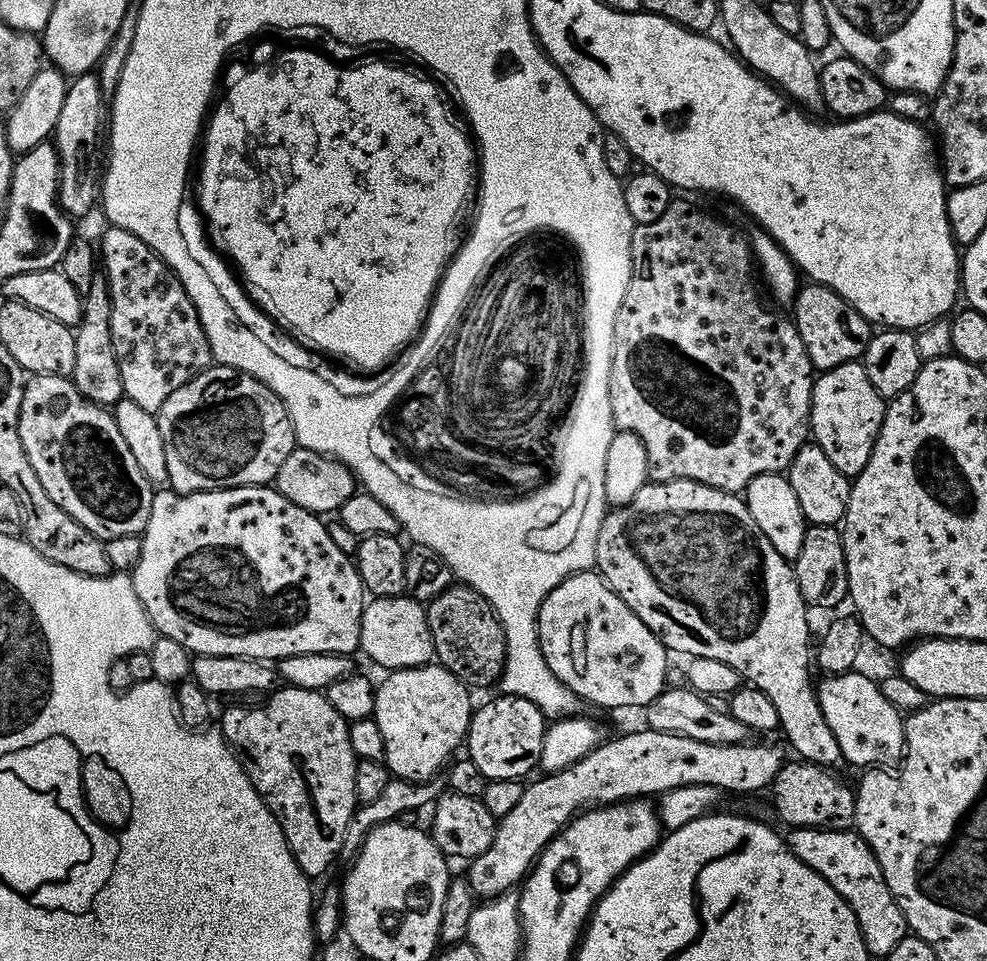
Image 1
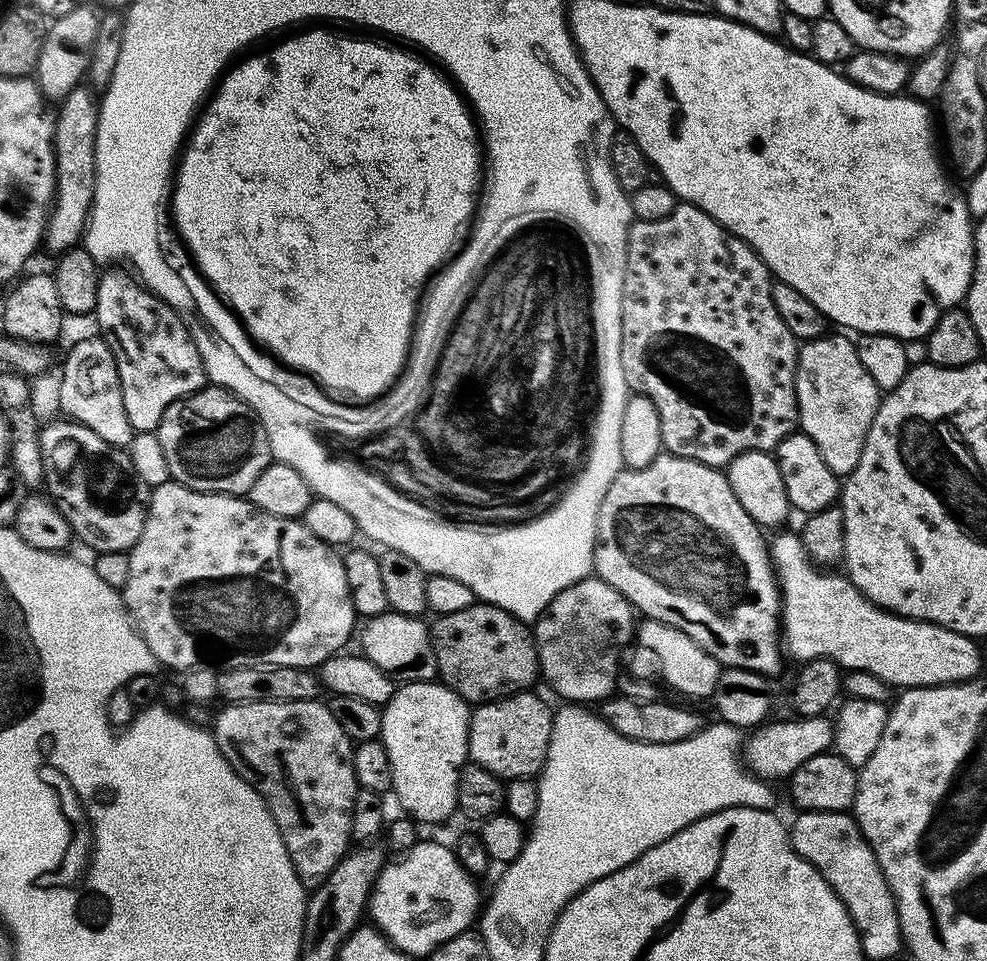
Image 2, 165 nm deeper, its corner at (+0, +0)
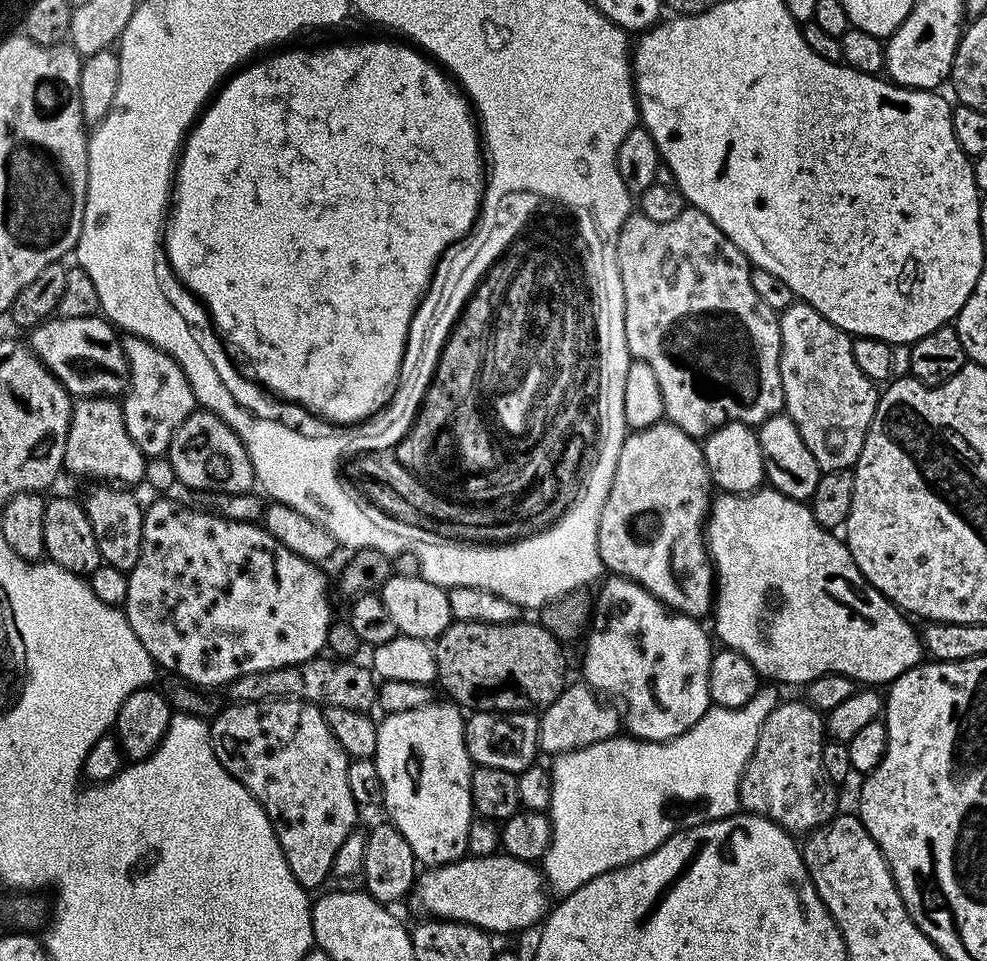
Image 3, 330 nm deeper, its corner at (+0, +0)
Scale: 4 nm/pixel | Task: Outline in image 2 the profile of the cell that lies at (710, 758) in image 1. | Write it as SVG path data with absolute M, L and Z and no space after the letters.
M827 715L801 716L792 720L776 720L765 722L753 729L752 736L743 741L742 760L748 772L759 777L765 782L783 781L802 766L802 762L810 762L810 758L818 758L818 754L829 751L832 748L834 724Z

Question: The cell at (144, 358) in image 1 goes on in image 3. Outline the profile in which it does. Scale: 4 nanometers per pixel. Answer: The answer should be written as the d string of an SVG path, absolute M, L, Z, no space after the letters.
M125 335L122 343L128 363L128 386L122 397L126 430L129 432L130 438L134 438L134 446L138 446L138 450L142 450L145 458L167 456L168 447L178 426L182 426L182 422L186 422L186 418L190 418L190 414L197 411L196 395L182 366L178 366L178 362L173 356L137 336Z

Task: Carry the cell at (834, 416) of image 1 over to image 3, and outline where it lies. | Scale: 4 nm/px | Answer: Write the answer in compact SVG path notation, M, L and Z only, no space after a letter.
M793 302L779 313L780 318L780 373L786 415L798 426L798 434L810 446L810 454L818 462L821 473L851 469L862 454L874 410L880 401L877 385L854 362L853 337L831 324L818 310L803 302Z

